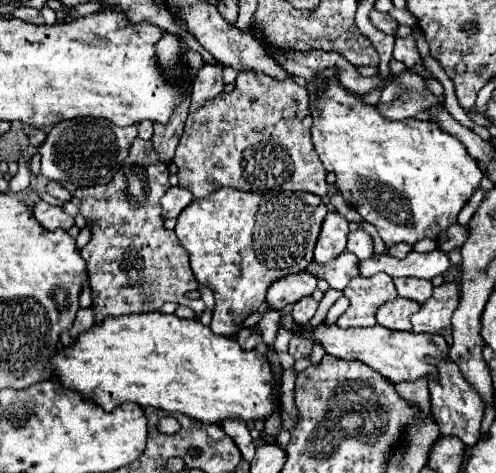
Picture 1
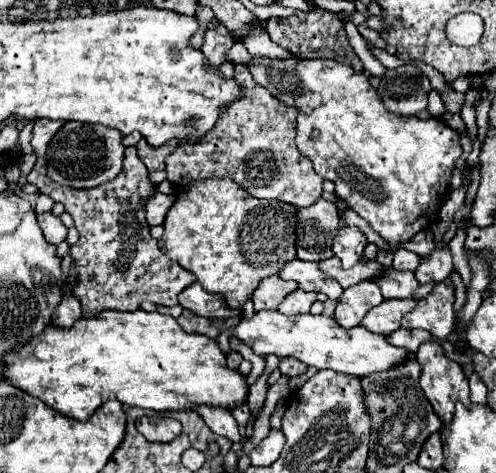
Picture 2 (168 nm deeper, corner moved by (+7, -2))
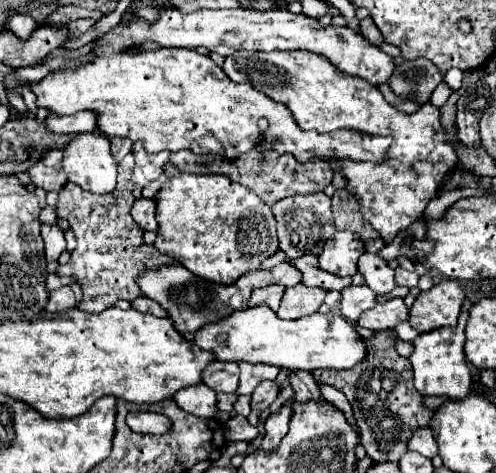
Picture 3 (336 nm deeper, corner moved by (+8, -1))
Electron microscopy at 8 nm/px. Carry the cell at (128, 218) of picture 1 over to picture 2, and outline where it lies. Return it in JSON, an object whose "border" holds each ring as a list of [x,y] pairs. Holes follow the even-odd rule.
{"border":[[[135,146],[125,148],[123,170],[119,172],[119,176],[111,182],[105,182],[105,184],[93,188],[93,190],[75,190],[75,188],[53,182],[47,176],[47,160],[45,158],[37,160],[35,168],[27,176],[27,182],[35,184],[43,194],[51,196],[55,202],[61,202],[65,206],[65,212],[69,212],[71,218],[75,220],[75,228],[79,230],[79,240],[71,248],[71,258],[73,258],[75,278],[77,278],[73,294],[81,300],[85,318],[95,318],[103,310],[131,312],[131,310],[137,310],[139,304],[145,300],[153,302],[153,304],[175,306],[177,294],[195,282],[195,276],[189,274],[185,268],[181,268],[177,262],[169,260],[161,252],[159,242],[153,240],[149,234],[149,224],[145,220],[145,200],[155,194],[155,184],[149,182],[149,172],[147,172],[145,164],[139,160]]]}

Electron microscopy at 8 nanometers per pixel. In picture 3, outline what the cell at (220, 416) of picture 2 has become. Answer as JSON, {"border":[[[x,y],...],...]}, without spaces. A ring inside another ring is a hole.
{"border":[[[200,383],[200,385],[192,385],[192,387],[184,387],[182,391],[178,391],[174,395],[174,401],[188,413],[196,415],[196,417],[204,417],[204,419],[212,419],[216,415],[216,393]]]}

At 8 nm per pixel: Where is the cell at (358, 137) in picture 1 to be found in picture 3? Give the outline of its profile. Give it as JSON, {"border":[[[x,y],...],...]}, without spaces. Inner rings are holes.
{"border":[[[236,51],[234,55],[226,57],[224,61],[224,71],[226,75],[236,81],[236,83],[250,83],[256,87],[256,91],[262,91],[264,95],[270,95],[274,101],[284,103],[300,129],[316,129],[316,131],[328,131],[336,127],[346,127],[346,129],[356,129],[366,135],[392,135],[394,143],[388,147],[386,157],[380,163],[354,163],[350,159],[324,159],[330,163],[330,167],[340,173],[346,179],[346,191],[350,191],[362,209],[362,217],[380,233],[384,243],[392,243],[398,231],[406,229],[414,221],[422,217],[422,211],[426,209],[428,201],[436,197],[444,177],[448,171],[452,171],[458,163],[458,155],[446,139],[446,129],[440,123],[440,111],[424,103],[416,113],[400,113],[396,111],[378,91],[378,87],[372,87],[372,83],[364,83],[364,79],[356,79],[354,75],[344,75],[324,59],[324,55],[308,53],[308,51]]]}

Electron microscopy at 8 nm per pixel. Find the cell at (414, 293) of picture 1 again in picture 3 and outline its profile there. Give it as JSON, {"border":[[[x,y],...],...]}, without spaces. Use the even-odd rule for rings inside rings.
{"border":[[[364,253],[358,259],[358,269],[364,275],[366,283],[372,287],[372,291],[376,295],[386,295],[396,287],[394,281],[394,269],[386,265],[386,261],[378,255],[372,253]]]}

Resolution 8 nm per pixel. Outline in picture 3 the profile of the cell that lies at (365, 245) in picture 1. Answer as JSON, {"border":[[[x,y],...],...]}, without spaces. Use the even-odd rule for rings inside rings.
{"border":[[[336,231],[326,243],[324,251],[318,257],[318,265],[324,271],[330,271],[338,277],[354,275],[356,271],[356,261],[364,253],[364,243],[356,233],[350,231]]]}

